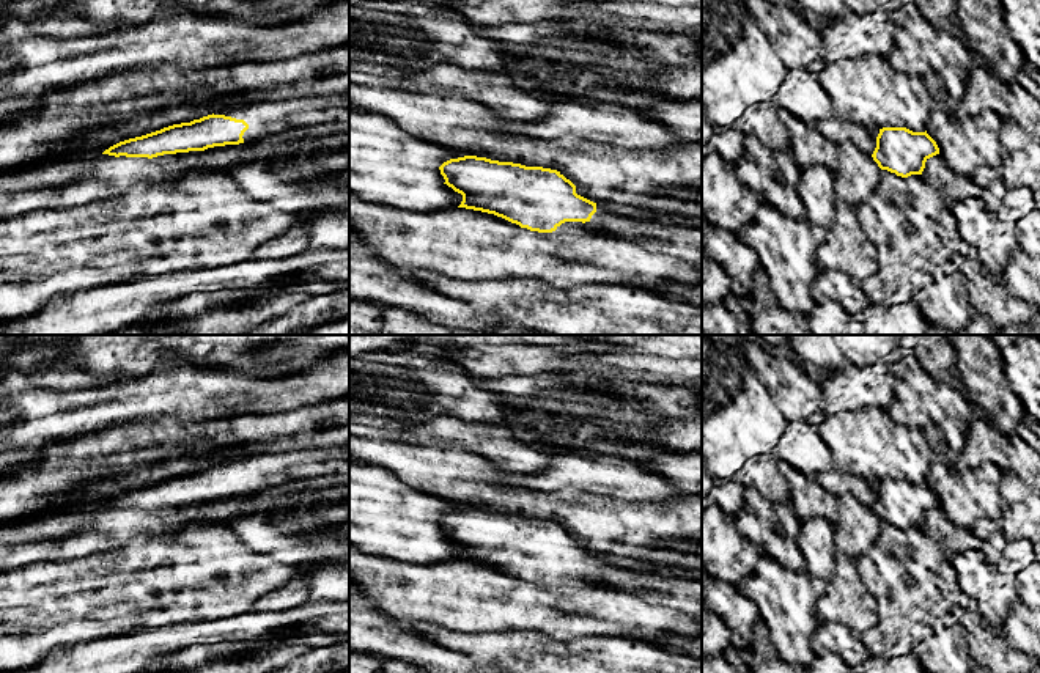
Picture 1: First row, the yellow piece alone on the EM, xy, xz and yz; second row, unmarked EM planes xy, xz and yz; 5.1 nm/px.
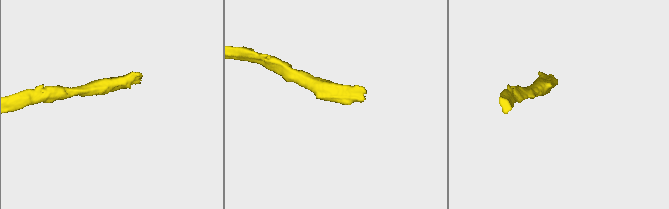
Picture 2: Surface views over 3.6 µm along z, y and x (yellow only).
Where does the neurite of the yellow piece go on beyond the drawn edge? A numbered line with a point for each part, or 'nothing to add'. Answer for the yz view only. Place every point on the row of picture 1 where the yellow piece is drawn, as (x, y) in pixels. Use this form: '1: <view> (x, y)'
nothing to add

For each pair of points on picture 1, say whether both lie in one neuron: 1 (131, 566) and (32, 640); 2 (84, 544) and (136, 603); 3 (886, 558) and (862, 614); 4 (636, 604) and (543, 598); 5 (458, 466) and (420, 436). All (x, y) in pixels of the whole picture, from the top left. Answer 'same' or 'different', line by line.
1: different
2: different
3: different
4: same
5: different

